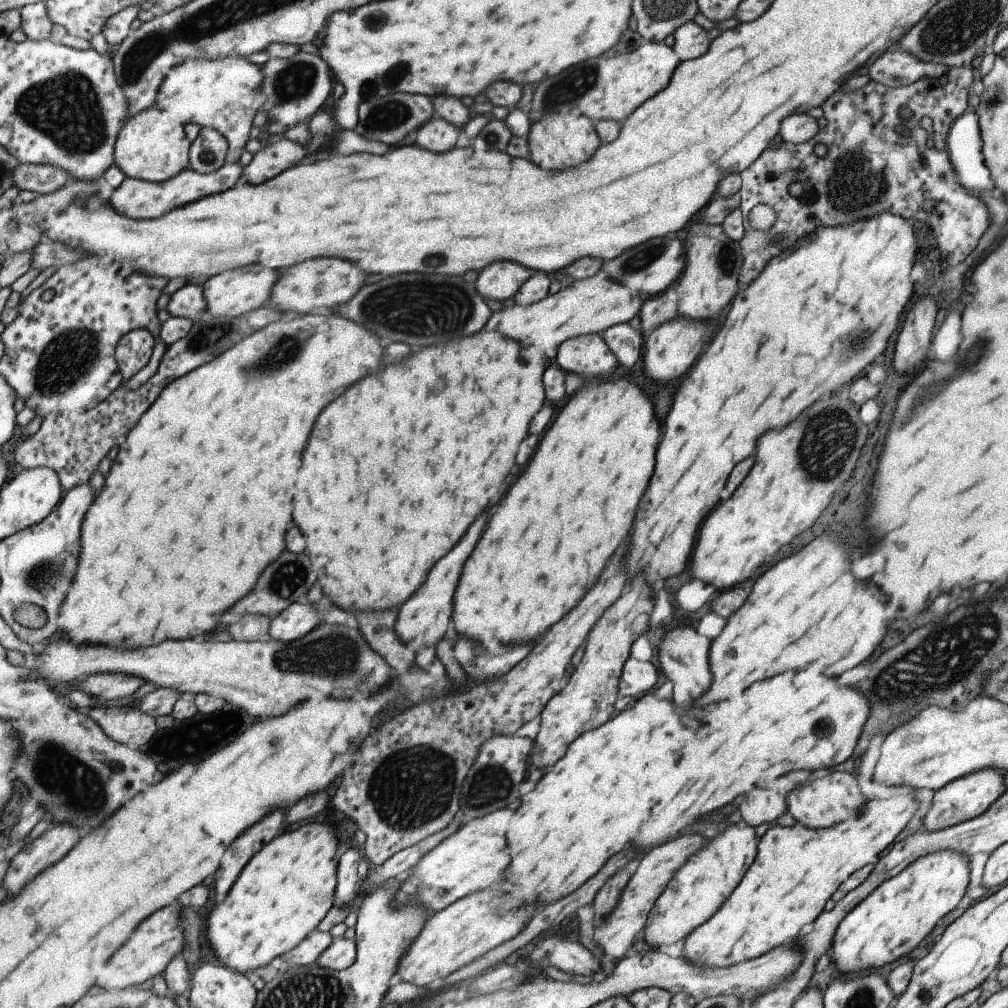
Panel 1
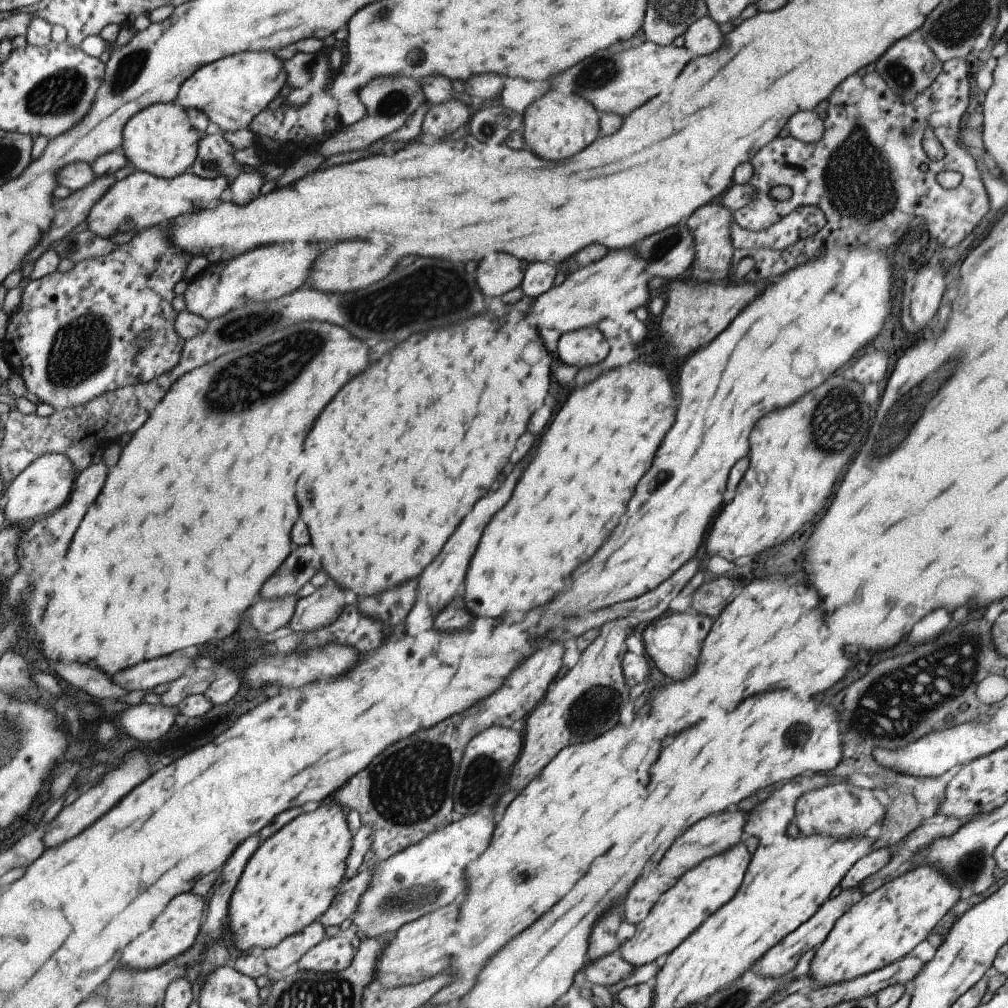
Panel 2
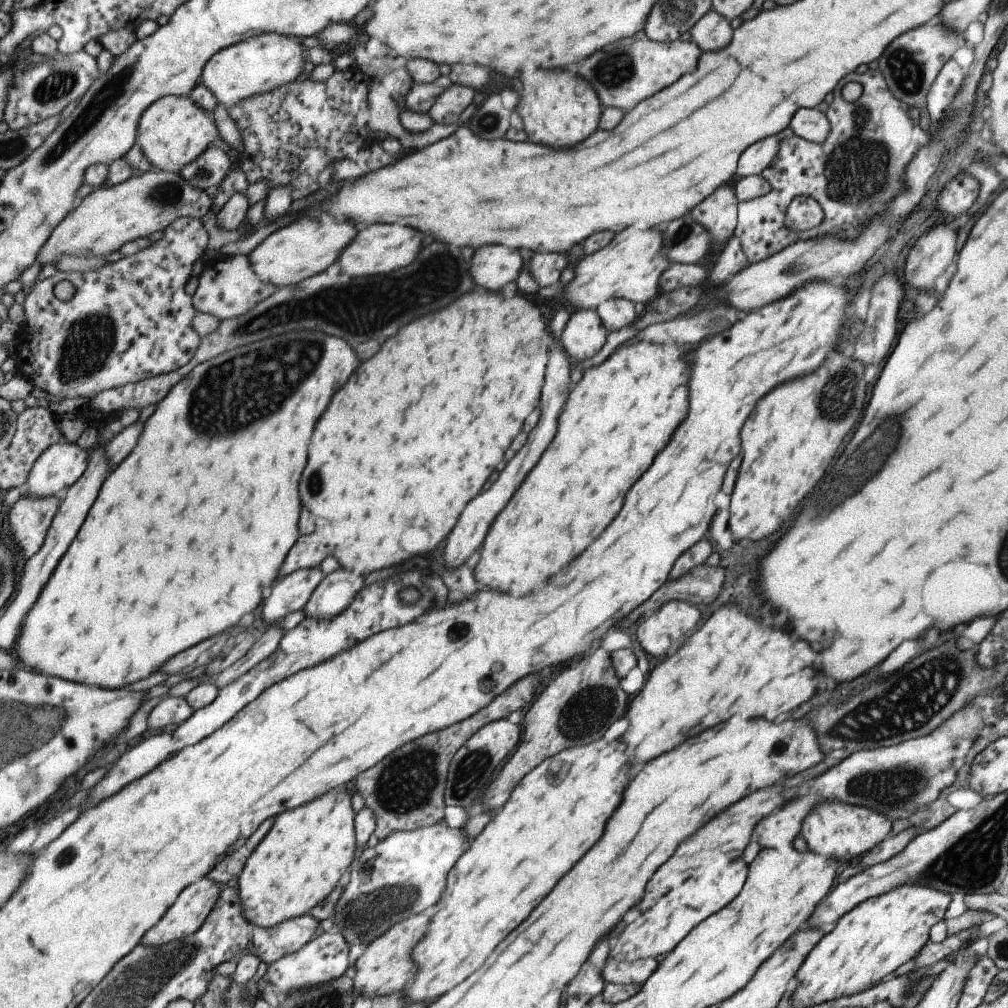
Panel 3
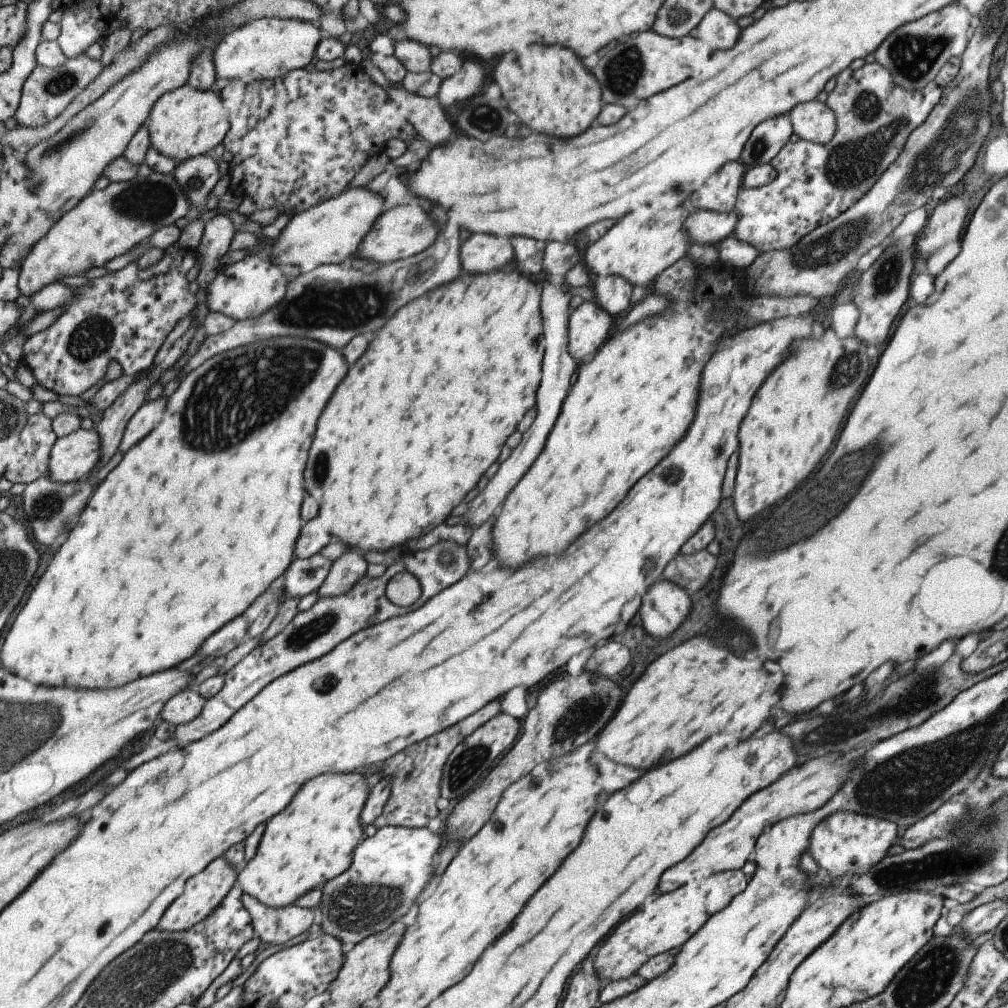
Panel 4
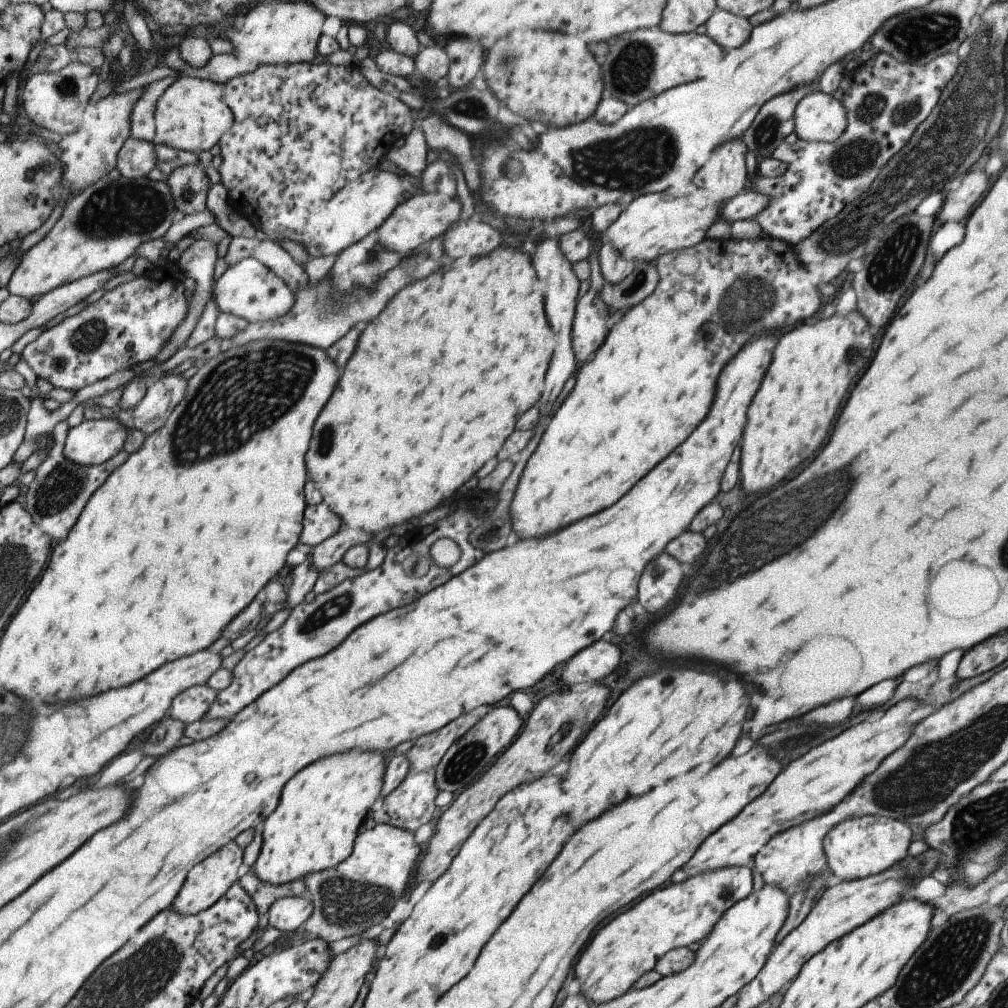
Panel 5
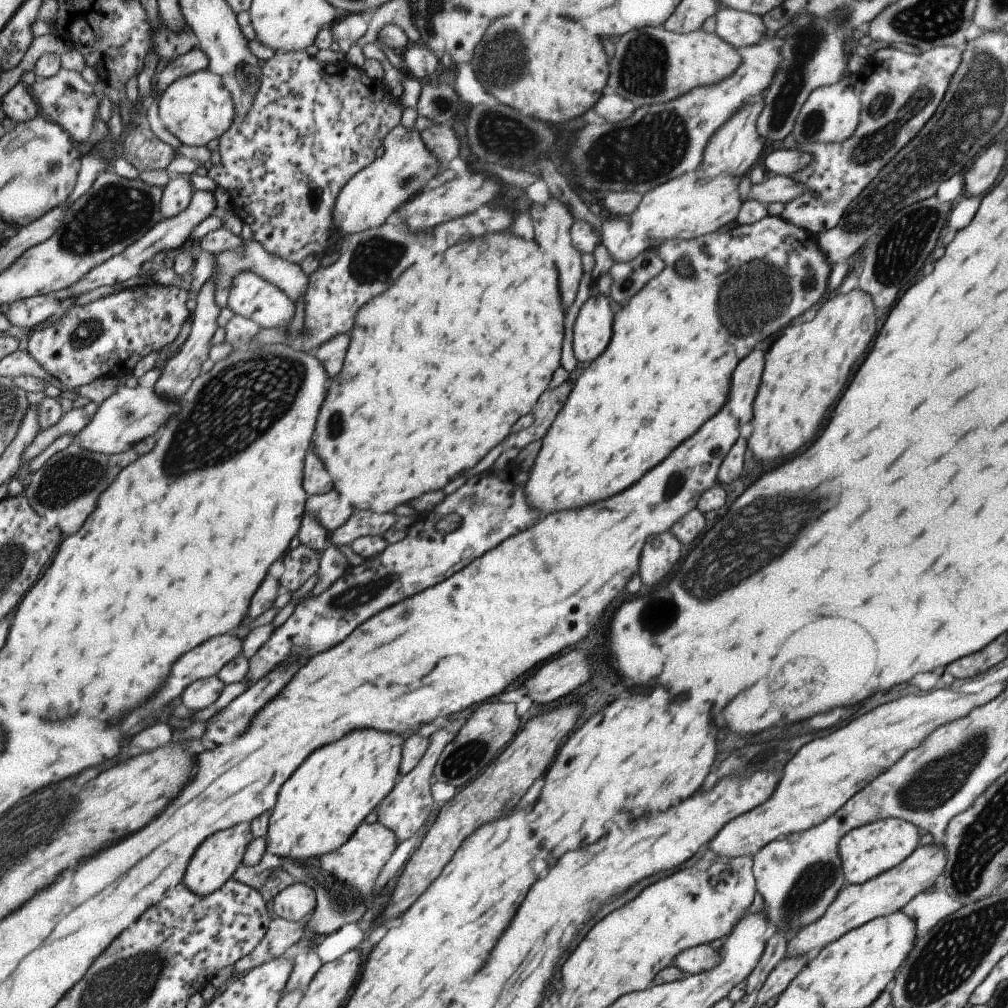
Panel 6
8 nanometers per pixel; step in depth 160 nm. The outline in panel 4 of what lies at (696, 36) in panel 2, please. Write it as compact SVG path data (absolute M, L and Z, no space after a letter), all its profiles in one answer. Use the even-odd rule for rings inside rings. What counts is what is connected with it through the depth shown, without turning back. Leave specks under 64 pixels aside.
M711 7L696 26L697 36L709 44L713 50L727 50L731 48L739 38L739 26L735 19L724 12Z

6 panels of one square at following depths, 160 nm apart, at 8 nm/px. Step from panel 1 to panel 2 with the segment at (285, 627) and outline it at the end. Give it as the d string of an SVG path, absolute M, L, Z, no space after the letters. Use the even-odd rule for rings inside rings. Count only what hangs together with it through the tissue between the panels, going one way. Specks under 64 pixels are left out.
M323 584L313 594L298 598L287 626L291 632L313 632L331 625L345 605L343 589L337 584Z

